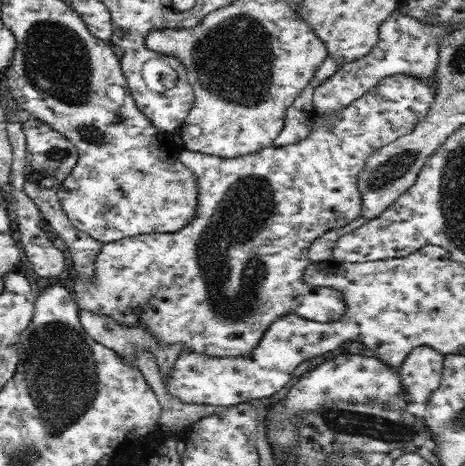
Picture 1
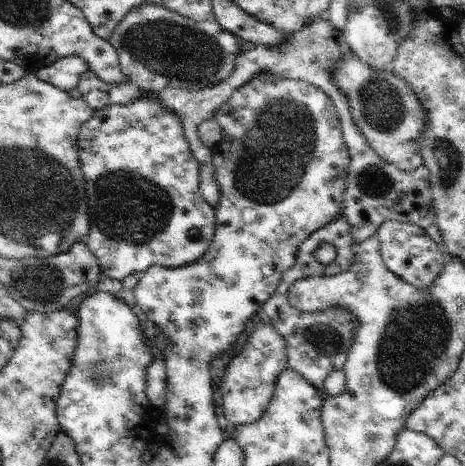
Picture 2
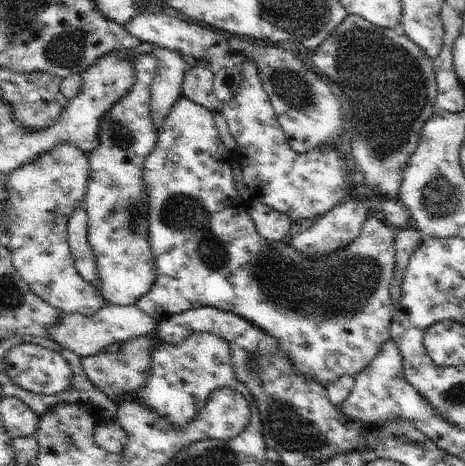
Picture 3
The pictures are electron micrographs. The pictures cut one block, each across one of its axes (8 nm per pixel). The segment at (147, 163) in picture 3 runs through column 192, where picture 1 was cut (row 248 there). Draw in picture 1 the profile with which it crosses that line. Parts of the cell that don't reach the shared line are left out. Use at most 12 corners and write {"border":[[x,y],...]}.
{"border":[[380,80],[298,144],[182,148],[198,214],[104,244],[80,310],[240,358],[322,324],[312,242],[436,90]]}

